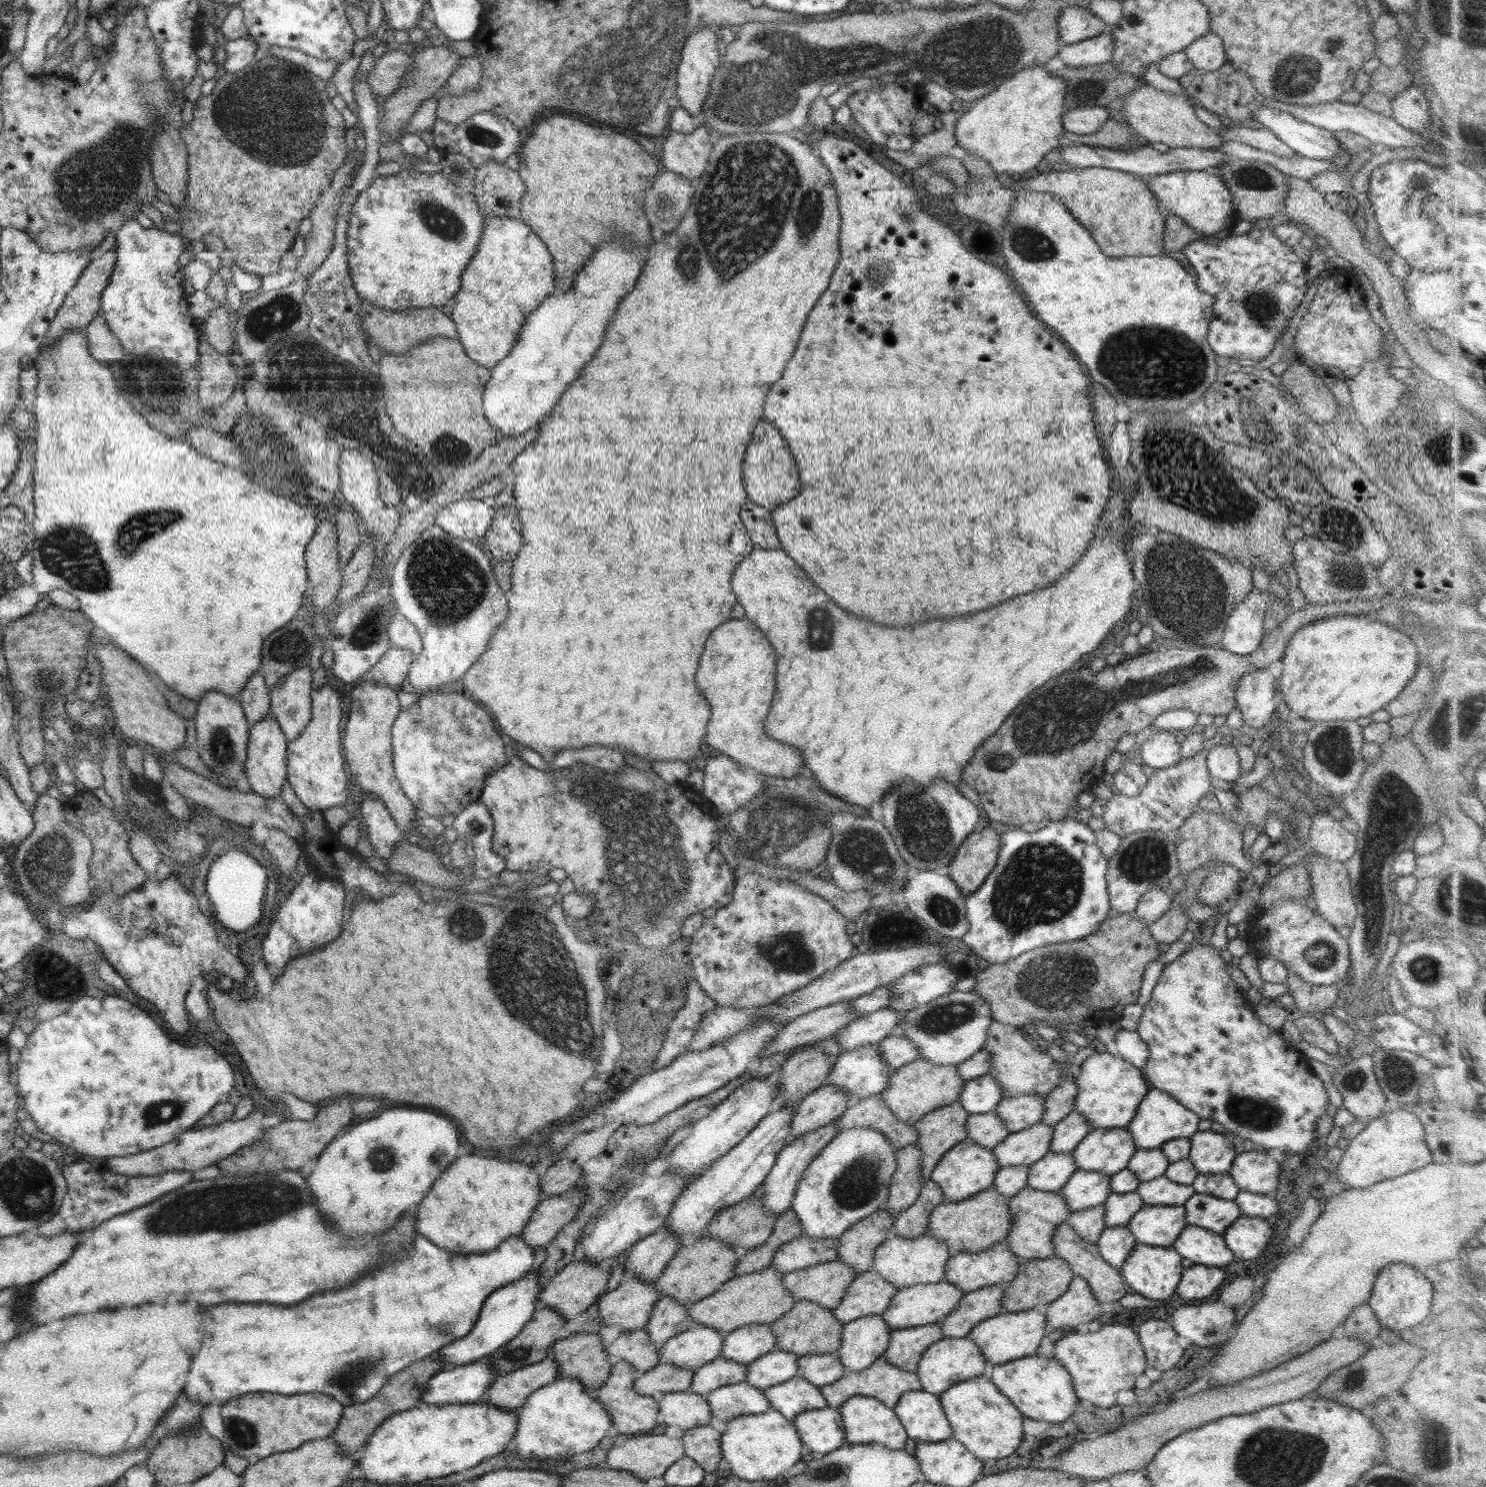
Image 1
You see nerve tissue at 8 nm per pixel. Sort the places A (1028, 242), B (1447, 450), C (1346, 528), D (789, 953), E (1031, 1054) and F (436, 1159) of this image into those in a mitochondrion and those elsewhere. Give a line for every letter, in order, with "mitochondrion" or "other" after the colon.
A: mitochondrion
B: mitochondrion
C: mitochondrion
D: mitochondrion
E: other
F: other

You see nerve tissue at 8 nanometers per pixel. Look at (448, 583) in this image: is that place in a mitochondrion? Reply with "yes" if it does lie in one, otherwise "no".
yes

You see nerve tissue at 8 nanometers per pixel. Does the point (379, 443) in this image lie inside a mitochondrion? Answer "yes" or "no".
no

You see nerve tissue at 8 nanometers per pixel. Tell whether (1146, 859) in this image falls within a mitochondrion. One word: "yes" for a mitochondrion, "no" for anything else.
yes

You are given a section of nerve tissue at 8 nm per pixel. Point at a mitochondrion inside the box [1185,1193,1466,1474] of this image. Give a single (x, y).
(1437, 1453)

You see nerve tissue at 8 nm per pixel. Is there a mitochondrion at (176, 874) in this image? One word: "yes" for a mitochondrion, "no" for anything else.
no

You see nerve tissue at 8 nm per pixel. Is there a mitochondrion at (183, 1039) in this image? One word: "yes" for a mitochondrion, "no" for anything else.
no

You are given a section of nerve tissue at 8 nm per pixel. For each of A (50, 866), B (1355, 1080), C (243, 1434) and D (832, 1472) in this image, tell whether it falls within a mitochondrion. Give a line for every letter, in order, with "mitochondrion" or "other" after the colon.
A: mitochondrion
B: mitochondrion
C: mitochondrion
D: mitochondrion

